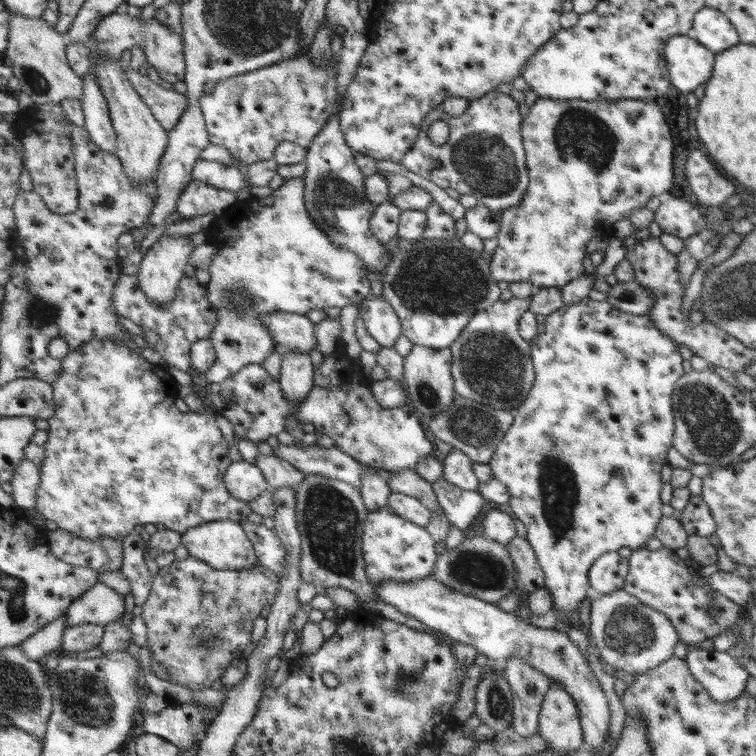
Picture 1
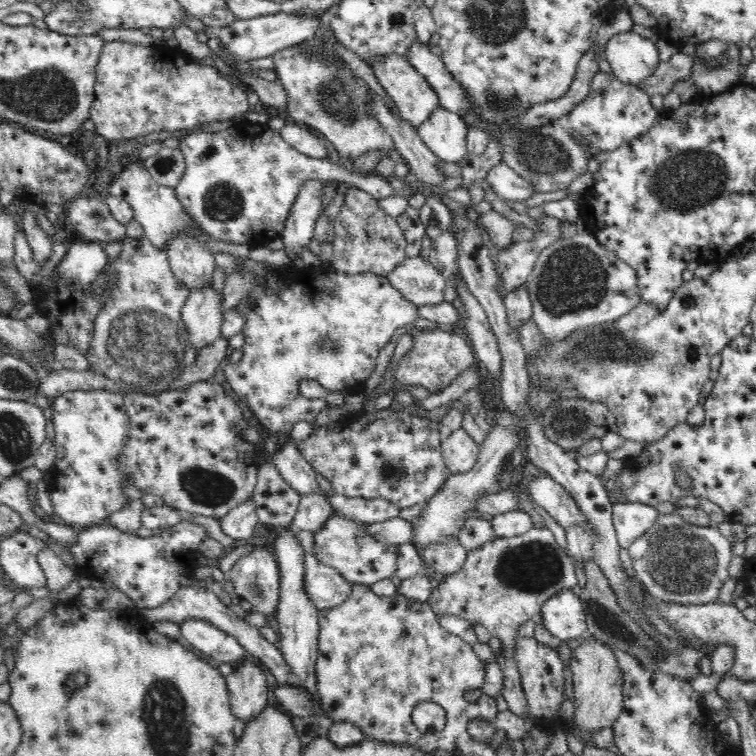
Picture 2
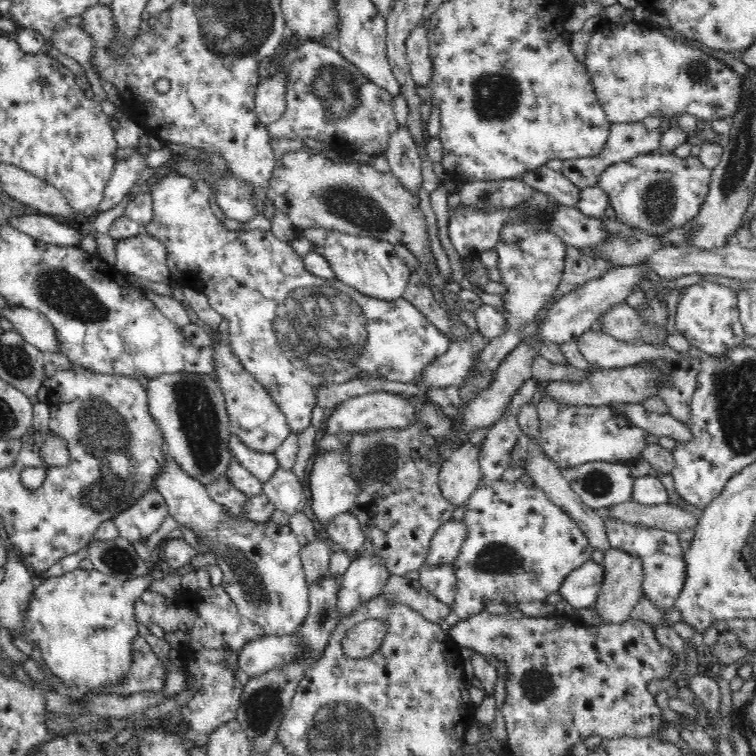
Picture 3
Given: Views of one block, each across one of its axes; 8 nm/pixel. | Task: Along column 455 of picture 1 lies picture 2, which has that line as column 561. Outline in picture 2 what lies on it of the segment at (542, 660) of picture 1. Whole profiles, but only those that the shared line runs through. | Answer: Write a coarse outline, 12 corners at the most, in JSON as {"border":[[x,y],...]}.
{"border":[[560,590],[542,606],[562,642],[588,634],[582,598]]}

